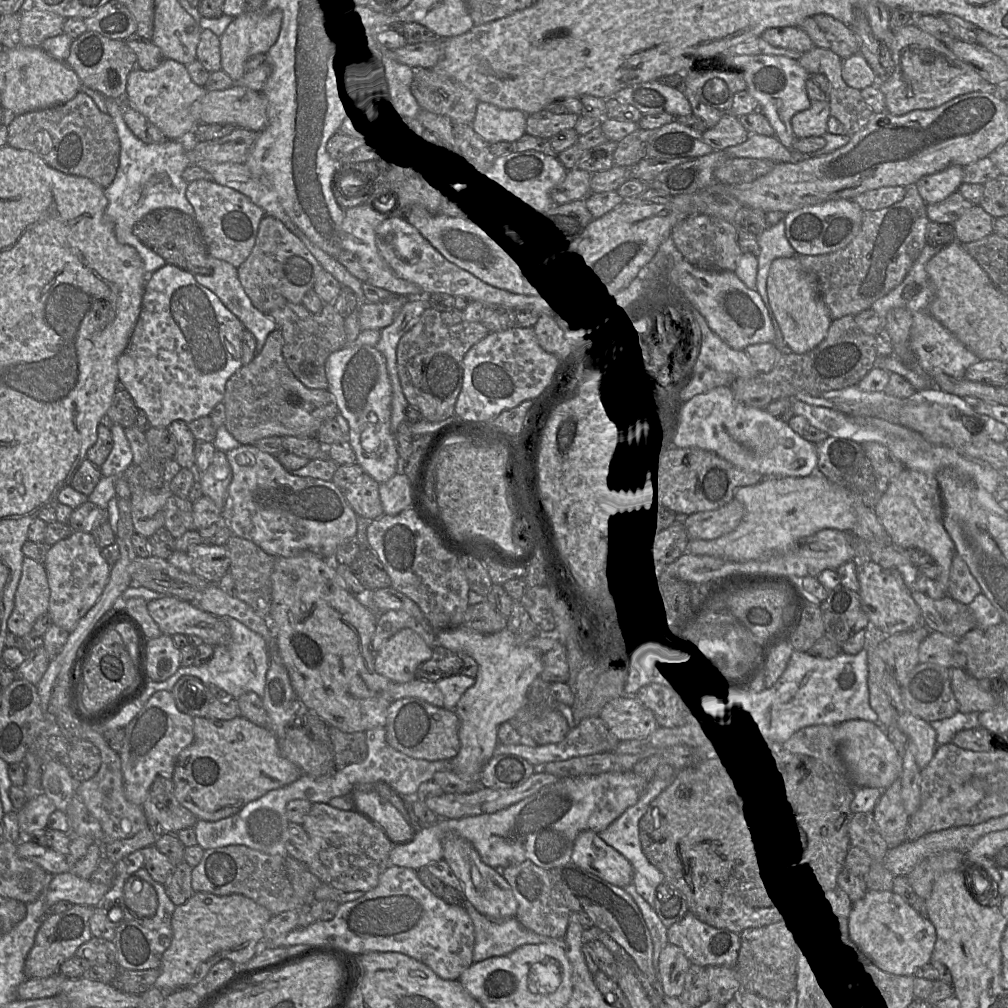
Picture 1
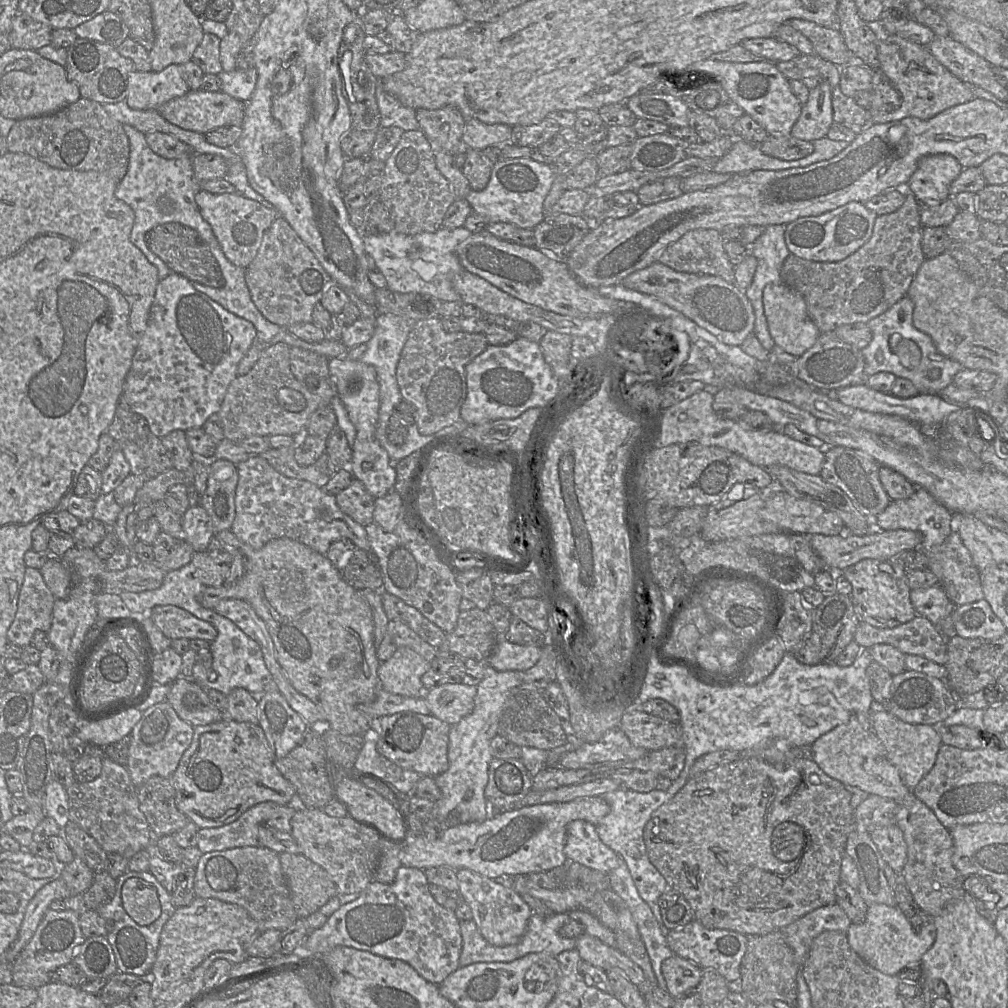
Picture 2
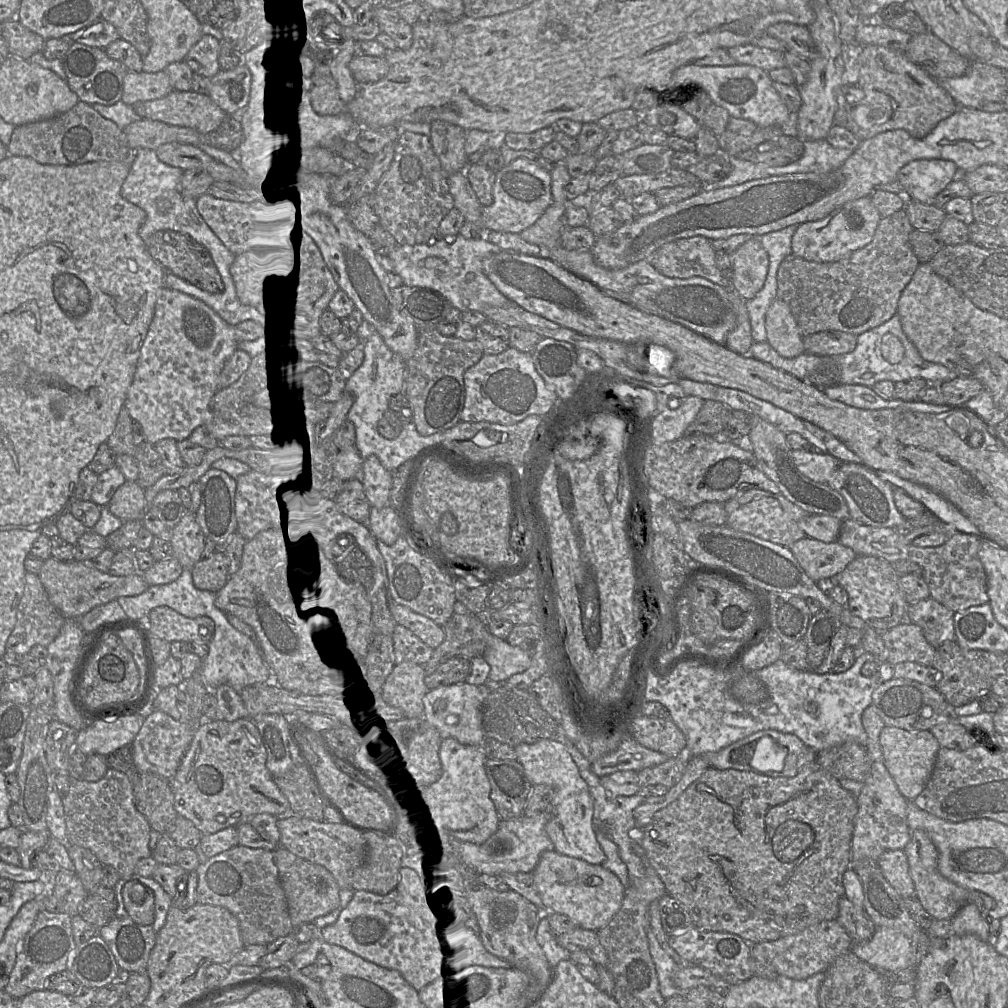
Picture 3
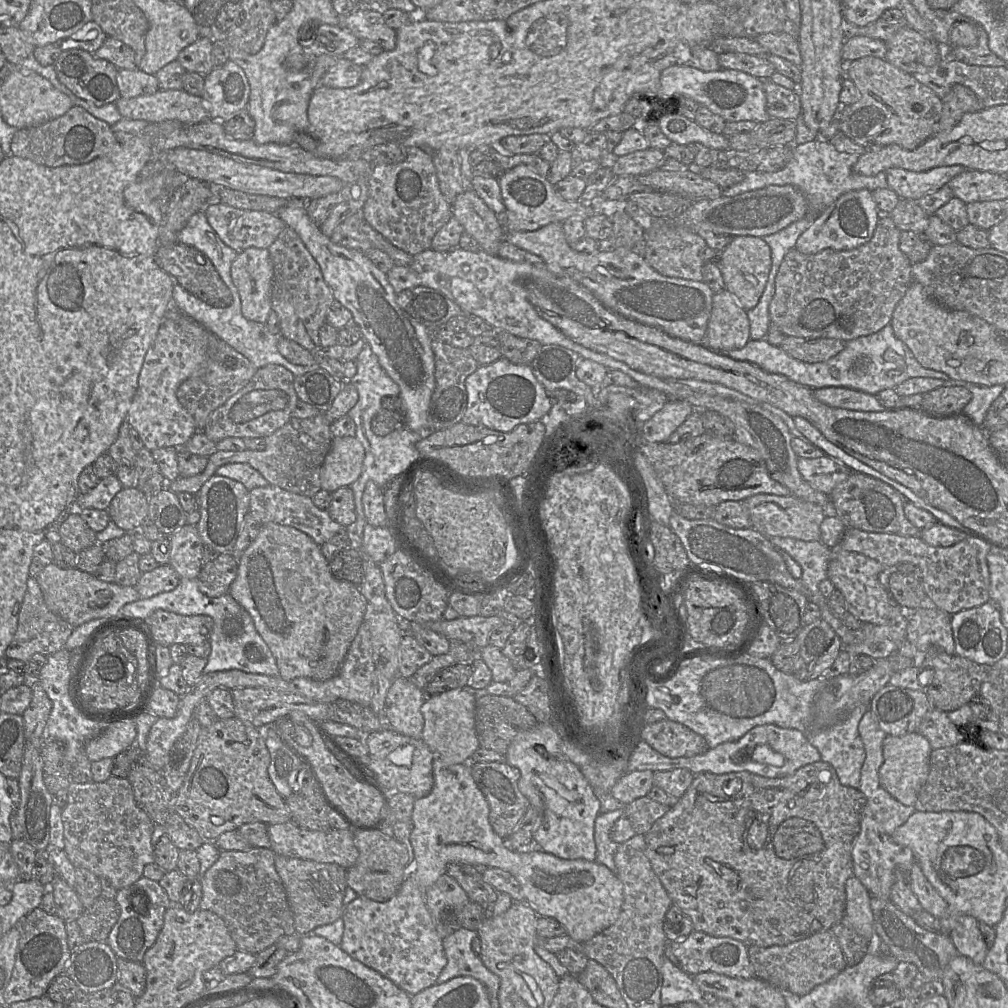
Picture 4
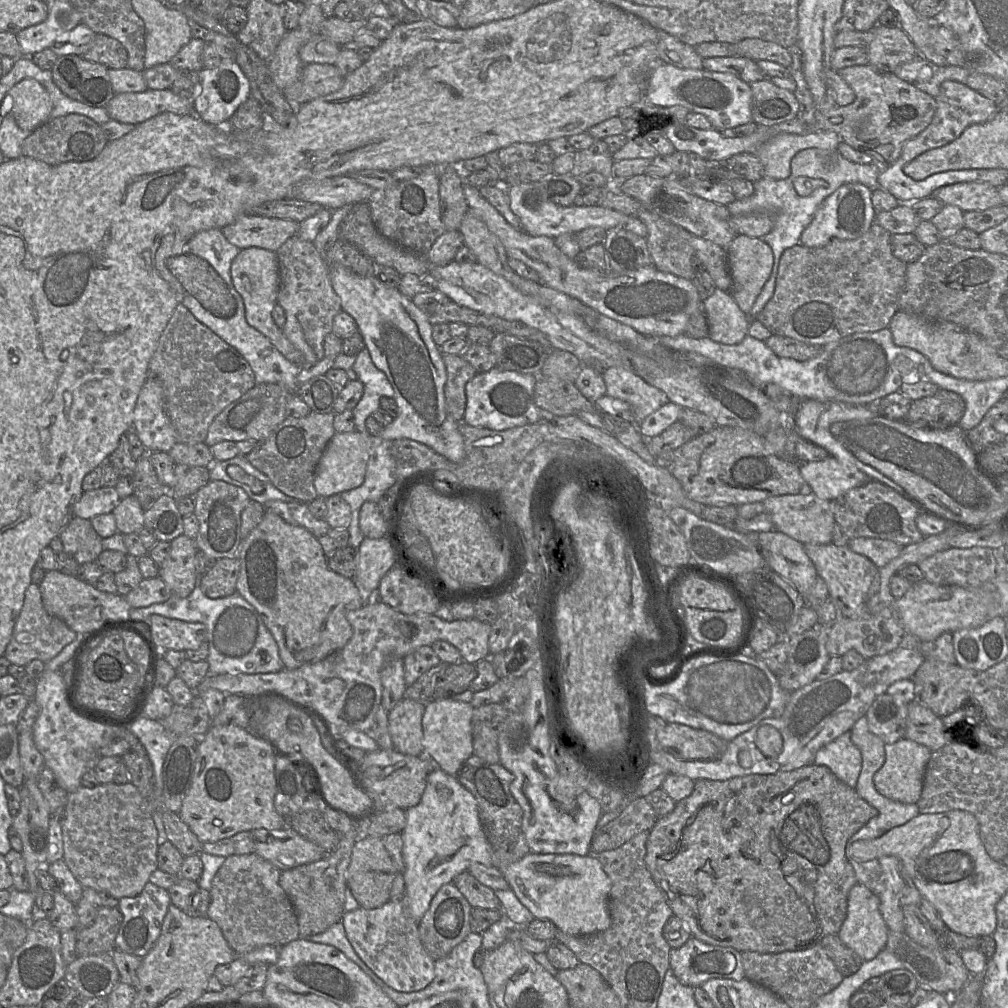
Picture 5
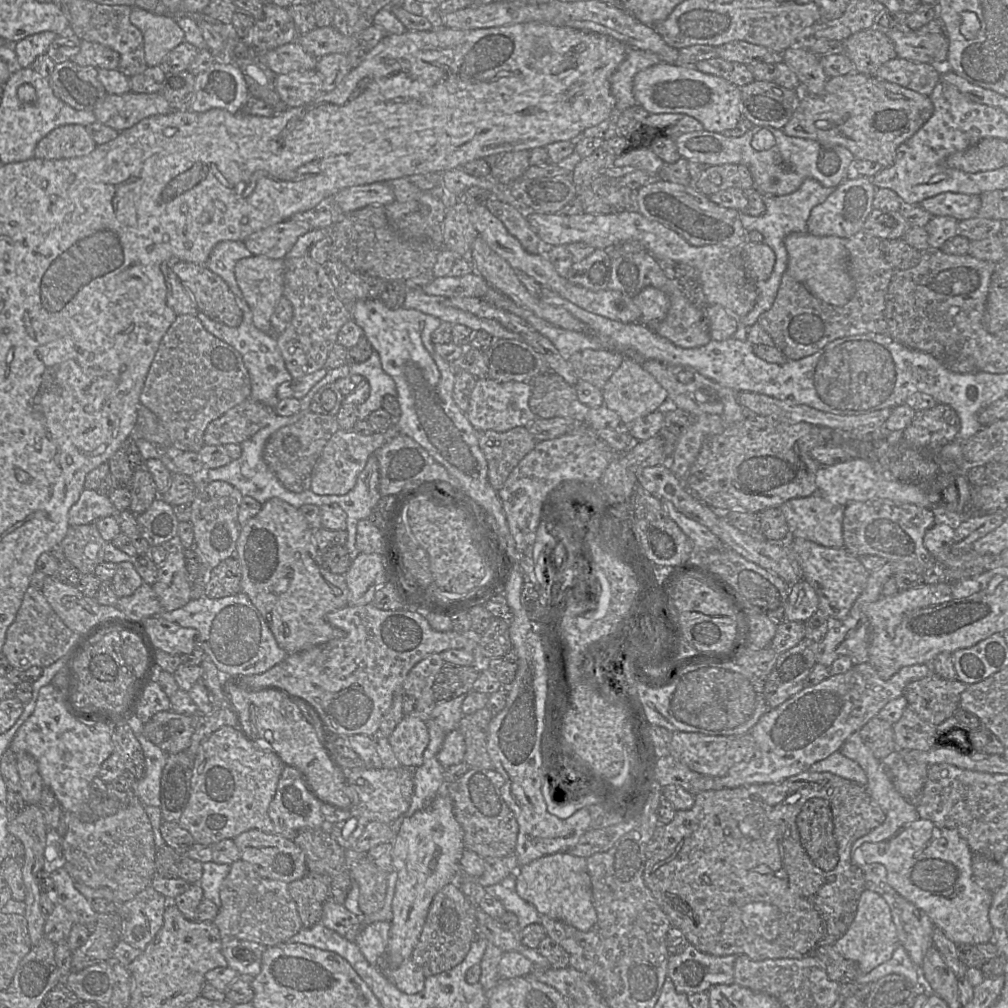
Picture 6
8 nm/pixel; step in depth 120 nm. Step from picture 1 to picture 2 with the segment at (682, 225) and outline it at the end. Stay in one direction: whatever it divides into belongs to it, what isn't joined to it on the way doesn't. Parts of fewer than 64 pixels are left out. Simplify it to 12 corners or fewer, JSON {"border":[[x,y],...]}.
{"border":[[694,229],[668,245],[658,262],[678,272],[735,282],[725,240]]}

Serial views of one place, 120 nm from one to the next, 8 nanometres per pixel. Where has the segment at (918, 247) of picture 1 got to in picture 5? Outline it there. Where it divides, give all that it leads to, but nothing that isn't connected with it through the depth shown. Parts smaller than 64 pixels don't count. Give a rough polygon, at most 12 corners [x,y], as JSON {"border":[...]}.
{"border":[[873,222],[780,257],[755,319],[825,346],[889,327],[907,267]]}

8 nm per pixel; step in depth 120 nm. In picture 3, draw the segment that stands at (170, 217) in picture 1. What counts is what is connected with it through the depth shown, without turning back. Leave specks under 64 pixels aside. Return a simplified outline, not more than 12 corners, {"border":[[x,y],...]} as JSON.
{"border":[[160,230],[147,249],[166,272],[205,292],[224,283],[209,250]]}

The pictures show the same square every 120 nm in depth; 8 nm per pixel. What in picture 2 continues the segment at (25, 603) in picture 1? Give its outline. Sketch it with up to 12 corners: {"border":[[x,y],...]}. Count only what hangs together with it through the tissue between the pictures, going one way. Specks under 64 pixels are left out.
{"border":[[26,567],[7,640],[20,648],[49,631],[55,598]]}

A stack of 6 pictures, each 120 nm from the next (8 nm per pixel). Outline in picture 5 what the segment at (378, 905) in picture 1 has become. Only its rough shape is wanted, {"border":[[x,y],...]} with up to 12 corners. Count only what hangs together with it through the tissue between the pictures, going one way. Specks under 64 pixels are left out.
{"border":[[404,897],[341,919],[355,953],[396,991],[435,977]]}

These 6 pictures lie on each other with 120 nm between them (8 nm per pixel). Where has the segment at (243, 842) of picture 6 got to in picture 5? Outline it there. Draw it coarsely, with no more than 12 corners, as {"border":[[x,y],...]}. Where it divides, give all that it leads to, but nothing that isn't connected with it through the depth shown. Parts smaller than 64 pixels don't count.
{"border":[[290,826],[252,830],[255,853],[280,871],[327,853]]}

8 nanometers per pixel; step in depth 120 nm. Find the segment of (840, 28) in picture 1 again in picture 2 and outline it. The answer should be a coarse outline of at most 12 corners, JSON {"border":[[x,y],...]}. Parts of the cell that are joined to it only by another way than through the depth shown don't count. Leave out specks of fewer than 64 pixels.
{"border":[[802,19],[785,23],[814,54],[838,67],[853,63],[839,30]]}

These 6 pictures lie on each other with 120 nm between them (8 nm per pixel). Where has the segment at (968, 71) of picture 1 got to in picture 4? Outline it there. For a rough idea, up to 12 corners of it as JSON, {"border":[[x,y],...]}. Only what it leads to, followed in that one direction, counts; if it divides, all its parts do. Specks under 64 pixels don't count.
{"border":[[885,59],[849,62],[839,128],[866,150],[914,150],[942,99]]}

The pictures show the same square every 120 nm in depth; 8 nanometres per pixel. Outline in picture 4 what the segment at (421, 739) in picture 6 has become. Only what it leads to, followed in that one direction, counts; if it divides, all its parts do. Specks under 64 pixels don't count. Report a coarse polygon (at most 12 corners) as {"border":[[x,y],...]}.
{"border":[[411,679],[392,681],[385,723],[422,739],[426,693]]}

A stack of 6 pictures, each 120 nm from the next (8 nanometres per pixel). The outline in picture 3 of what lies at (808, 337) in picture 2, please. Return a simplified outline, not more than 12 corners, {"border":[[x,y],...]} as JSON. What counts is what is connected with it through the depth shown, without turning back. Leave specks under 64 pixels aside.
{"border":[[776,298],[765,315],[767,342],[783,357],[805,352],[798,324]]}

